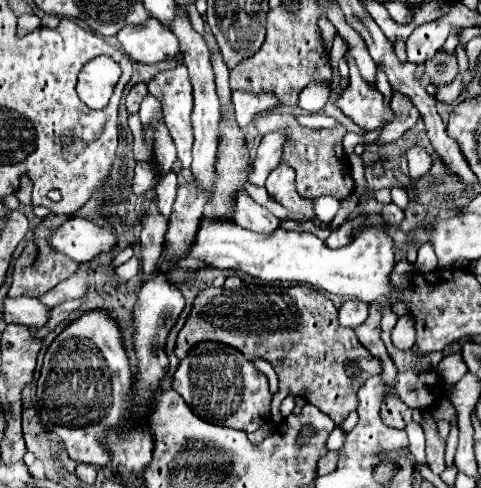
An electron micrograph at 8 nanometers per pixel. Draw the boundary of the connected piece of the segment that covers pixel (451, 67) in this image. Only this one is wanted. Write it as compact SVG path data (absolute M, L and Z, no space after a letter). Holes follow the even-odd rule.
M442 50L434 58L426 60L424 64L426 64L426 72L430 76L430 82L436 88L440 88L444 84L450 84L454 80L454 76L456 76L456 70L458 70L456 56L448 56ZM438 56L440 56L440 60L438 60Z

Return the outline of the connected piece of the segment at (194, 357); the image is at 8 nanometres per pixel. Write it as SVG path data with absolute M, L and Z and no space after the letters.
M200 342L192 346L172 376L172 388L184 398L192 412L206 422L244 432L254 432L268 424L272 400L268 378L232 346L218 342Z

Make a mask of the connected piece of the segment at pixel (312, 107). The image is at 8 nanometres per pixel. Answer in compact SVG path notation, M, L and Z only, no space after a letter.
M310 82L300 92L300 108L306 112L318 112L324 108L328 98L330 98L328 82Z

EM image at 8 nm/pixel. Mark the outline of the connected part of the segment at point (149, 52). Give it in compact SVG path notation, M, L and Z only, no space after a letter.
M146 20L144 24L130 24L116 34L124 54L140 64L164 62L164 56L176 58L178 40L158 20Z

